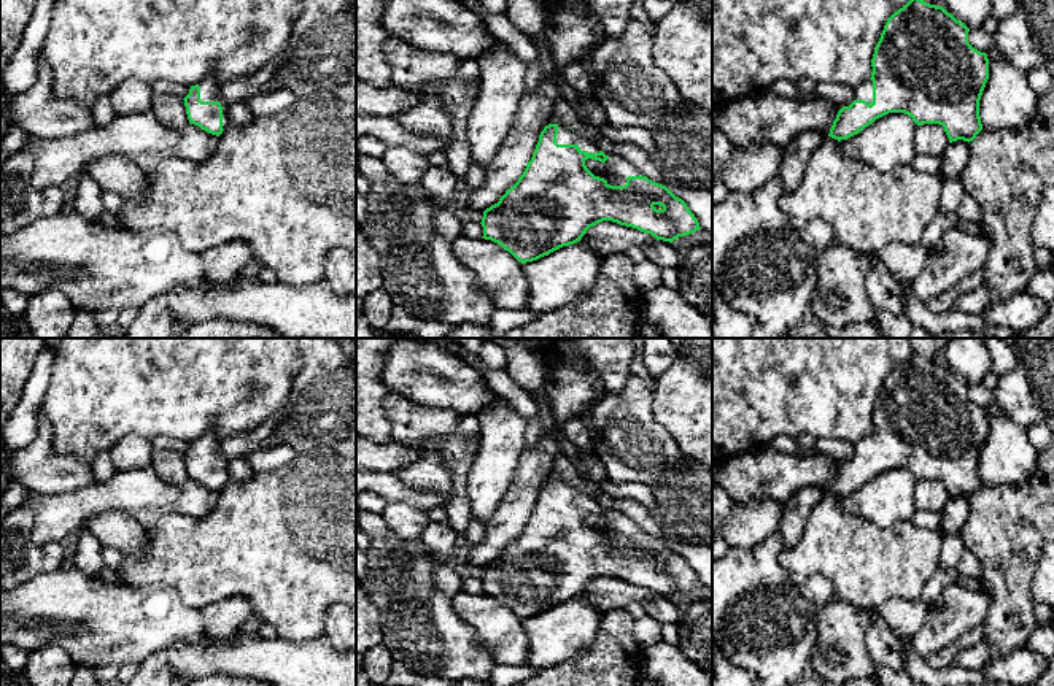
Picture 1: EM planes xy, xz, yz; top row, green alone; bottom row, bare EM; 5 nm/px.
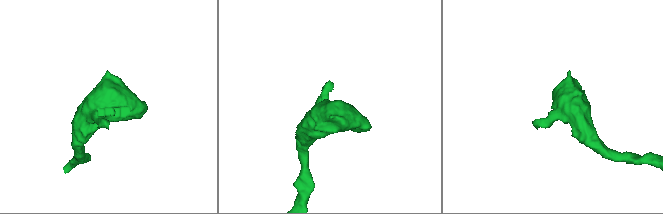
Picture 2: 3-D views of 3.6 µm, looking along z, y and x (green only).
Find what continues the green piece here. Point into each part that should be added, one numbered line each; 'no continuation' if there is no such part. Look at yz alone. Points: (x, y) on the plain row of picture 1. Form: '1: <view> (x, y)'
1: yz (865, 445)

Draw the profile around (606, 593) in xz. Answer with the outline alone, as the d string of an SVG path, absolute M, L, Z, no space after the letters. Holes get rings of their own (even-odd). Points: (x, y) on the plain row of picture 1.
M603 576L587 586L580 599L591 603L596 610L626 608L631 603L645 605L657 594L637 584Z

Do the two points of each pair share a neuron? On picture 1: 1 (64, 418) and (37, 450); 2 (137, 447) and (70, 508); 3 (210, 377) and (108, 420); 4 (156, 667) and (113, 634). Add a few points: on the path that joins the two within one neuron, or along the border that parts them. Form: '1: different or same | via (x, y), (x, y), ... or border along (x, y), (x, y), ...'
1: different | border along (42, 408), (51, 426), (51, 448), (78, 459)
2: different | border along (150, 467), (116, 470)
3: same | via (185, 377), (156, 377), (134, 394)
4: different | border along (140, 664), (158, 653), (164, 653), (174, 669)

